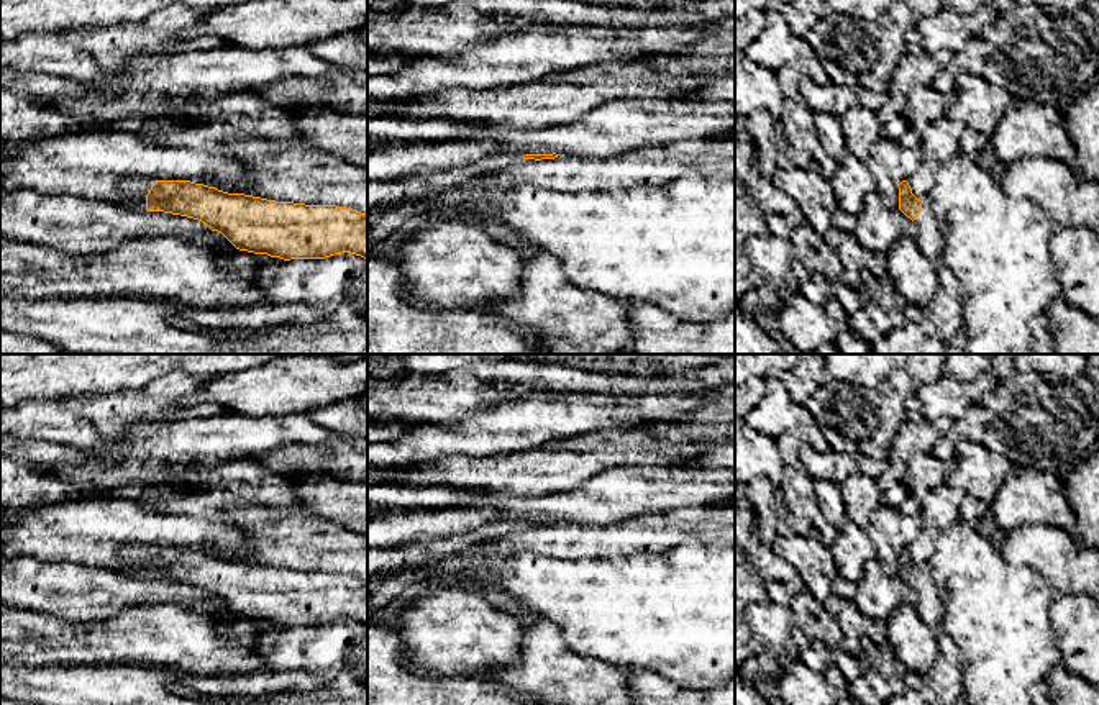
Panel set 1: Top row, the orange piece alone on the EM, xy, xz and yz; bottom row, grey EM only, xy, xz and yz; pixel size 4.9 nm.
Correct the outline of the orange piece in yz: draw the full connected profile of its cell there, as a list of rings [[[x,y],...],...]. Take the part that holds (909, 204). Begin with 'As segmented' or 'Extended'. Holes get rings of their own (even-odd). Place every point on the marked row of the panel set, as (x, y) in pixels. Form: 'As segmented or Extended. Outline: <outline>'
Extended. Outline: [[[902,180],[897,184],[897,187],[899,210],[915,223],[915,239],[922,252],[933,261],[940,261],[945,246],[945,236],[930,203],[919,200],[912,193],[907,180]]]

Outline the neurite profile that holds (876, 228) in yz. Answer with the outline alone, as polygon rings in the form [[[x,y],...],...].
[[[871,192],[856,215],[853,233],[863,248],[886,254],[897,238],[915,238],[917,228],[901,210],[886,208],[879,195]]]

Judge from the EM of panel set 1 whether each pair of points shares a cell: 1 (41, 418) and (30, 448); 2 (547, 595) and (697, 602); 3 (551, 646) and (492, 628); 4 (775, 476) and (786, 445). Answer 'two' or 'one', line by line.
1: two
2: one
3: two
4: two

